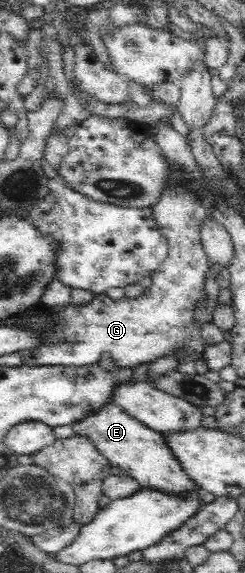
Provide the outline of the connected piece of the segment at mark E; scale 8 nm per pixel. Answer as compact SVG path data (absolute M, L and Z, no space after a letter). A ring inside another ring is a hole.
M112 401L74 421L72 426L75 436L90 441L113 467L120 467L124 474L136 479L141 487L179 494L179 497L183 497L184 493L195 486L198 488L198 485L183 473L182 467L167 447L162 435L131 417Z

